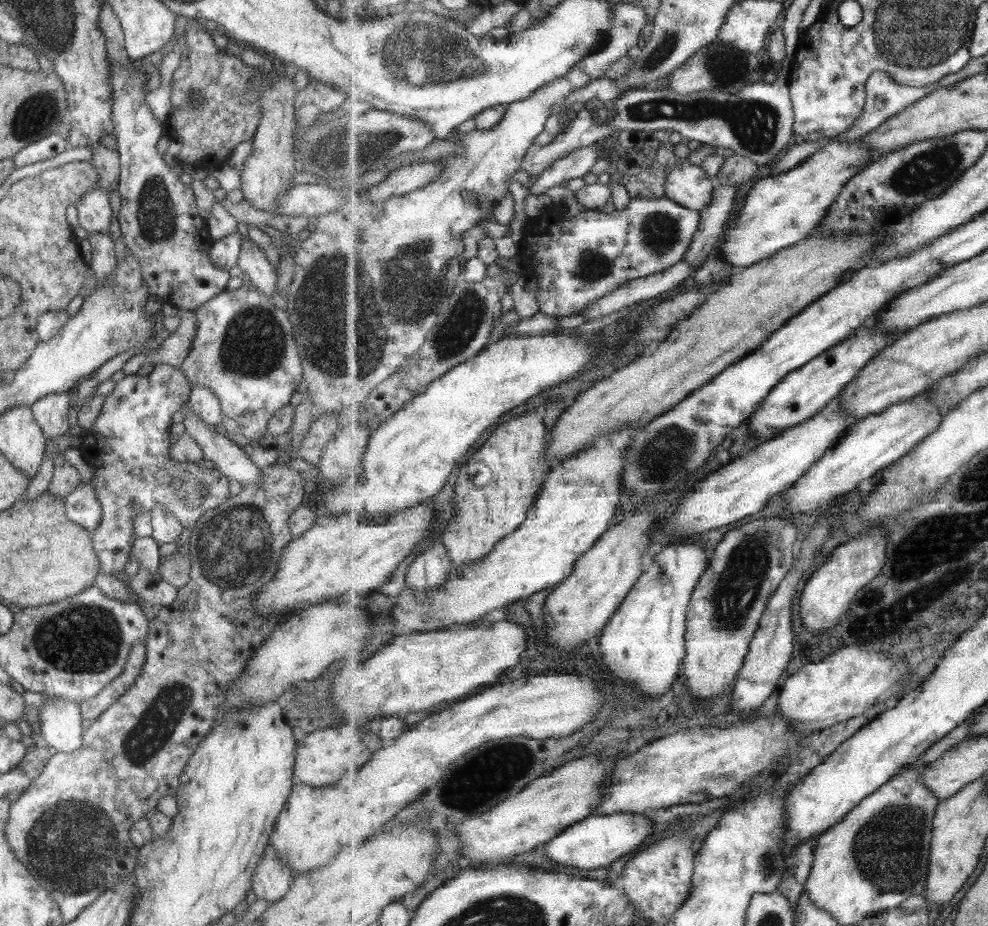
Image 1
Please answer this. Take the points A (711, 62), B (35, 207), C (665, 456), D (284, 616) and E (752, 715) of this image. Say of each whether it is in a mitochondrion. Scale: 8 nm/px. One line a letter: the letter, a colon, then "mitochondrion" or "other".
A: mitochondrion
B: other
C: mitochondrion
D: other
E: other

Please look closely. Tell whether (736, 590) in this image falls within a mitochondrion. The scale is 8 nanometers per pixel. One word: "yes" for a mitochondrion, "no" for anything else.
yes

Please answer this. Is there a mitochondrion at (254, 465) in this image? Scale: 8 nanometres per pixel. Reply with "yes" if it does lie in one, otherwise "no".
no

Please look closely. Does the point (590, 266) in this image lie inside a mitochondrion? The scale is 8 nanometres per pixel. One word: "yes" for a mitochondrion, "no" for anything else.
yes

